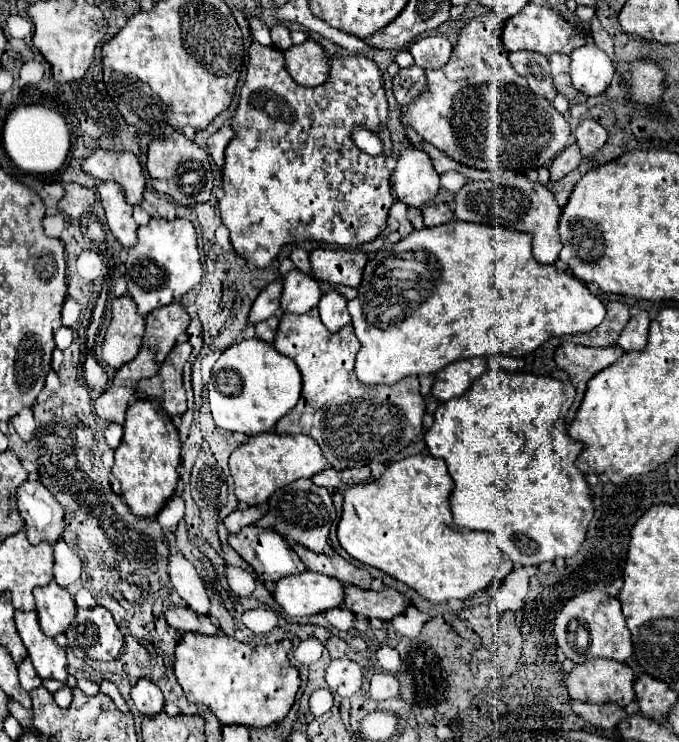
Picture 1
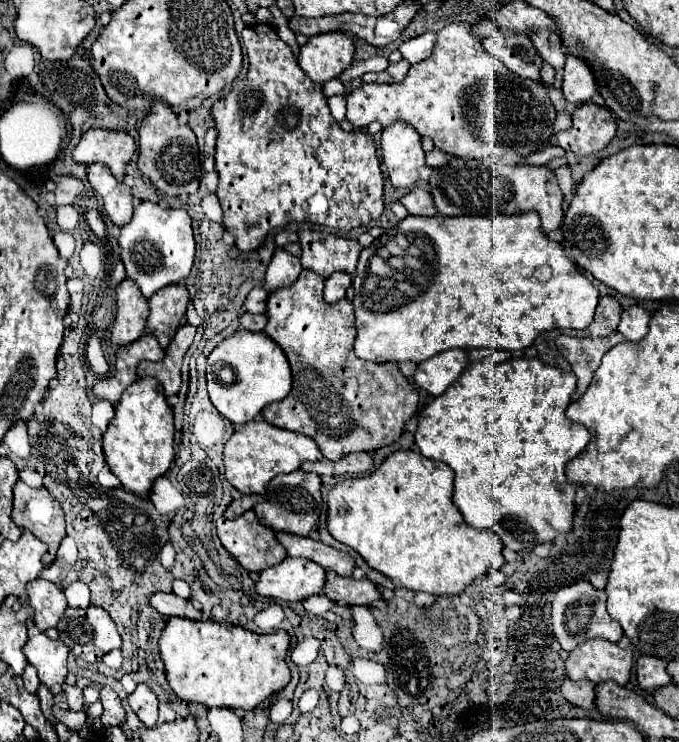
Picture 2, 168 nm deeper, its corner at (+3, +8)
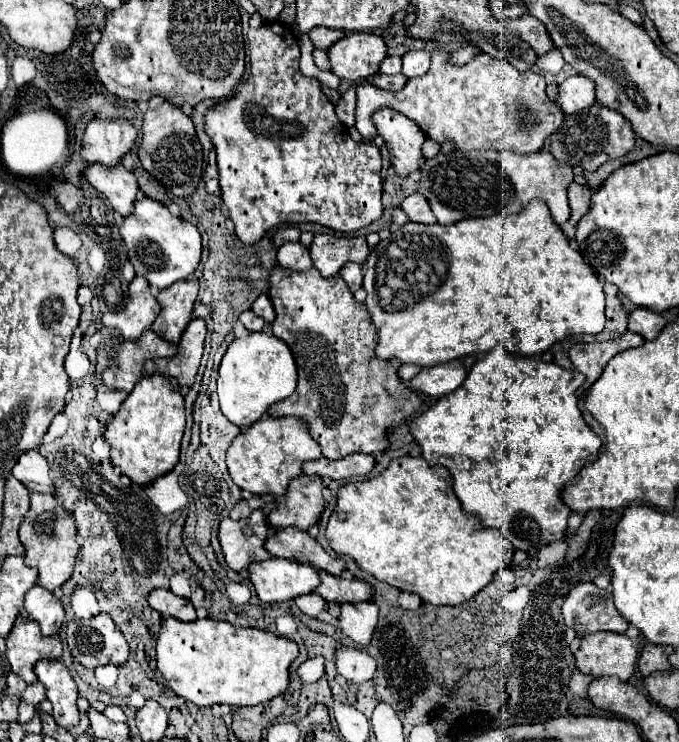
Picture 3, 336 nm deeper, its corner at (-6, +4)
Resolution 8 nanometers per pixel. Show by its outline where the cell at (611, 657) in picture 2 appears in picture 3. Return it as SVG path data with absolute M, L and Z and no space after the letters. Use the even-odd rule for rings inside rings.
M597 632L581 640L581 648L575 654L575 666L579 672L593 678L617 676L627 682L637 666L639 642L615 632Z

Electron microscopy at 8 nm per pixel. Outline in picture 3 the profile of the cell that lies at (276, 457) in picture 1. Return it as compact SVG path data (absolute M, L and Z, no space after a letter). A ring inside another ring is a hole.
M265 416L247 432L241 432L227 450L227 468L231 480L251 494L285 494L293 478L301 474L303 462L319 460L321 446L309 436L305 424L297 418L271 418Z

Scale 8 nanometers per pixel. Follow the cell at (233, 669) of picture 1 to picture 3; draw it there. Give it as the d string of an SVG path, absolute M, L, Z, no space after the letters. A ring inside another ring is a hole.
M165 618L157 636L157 668L163 672L169 688L193 702L195 706L227 704L231 708L255 706L283 694L289 686L289 666L299 656L299 646L289 640L275 636L267 630L257 628L235 628L229 622L217 622L211 618L181 622L177 618Z

